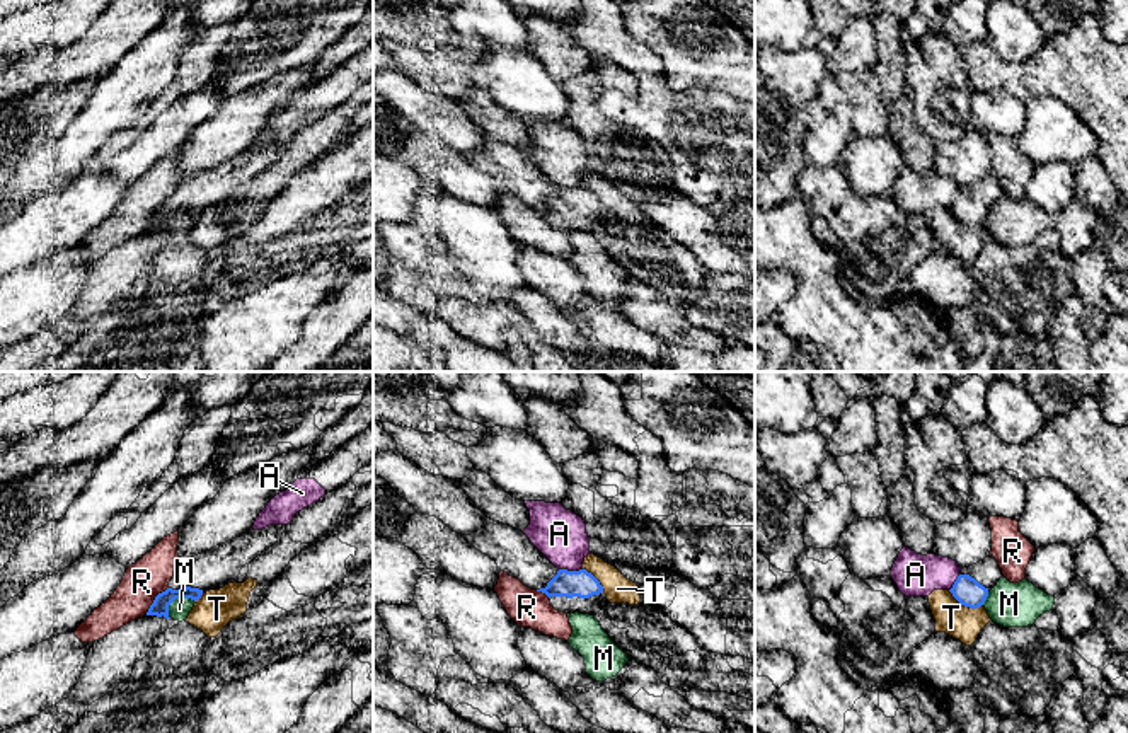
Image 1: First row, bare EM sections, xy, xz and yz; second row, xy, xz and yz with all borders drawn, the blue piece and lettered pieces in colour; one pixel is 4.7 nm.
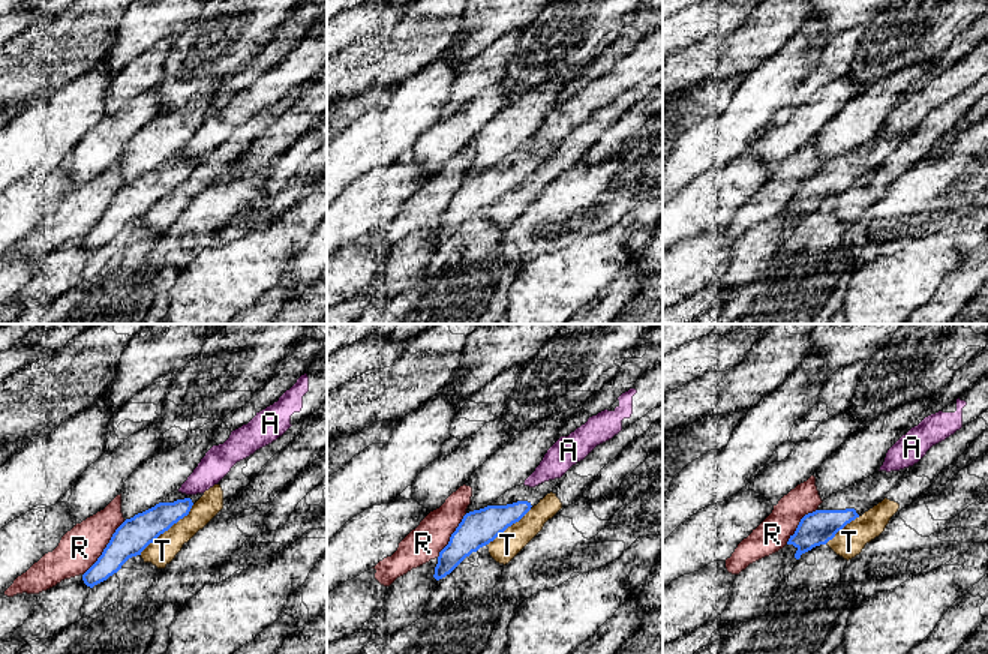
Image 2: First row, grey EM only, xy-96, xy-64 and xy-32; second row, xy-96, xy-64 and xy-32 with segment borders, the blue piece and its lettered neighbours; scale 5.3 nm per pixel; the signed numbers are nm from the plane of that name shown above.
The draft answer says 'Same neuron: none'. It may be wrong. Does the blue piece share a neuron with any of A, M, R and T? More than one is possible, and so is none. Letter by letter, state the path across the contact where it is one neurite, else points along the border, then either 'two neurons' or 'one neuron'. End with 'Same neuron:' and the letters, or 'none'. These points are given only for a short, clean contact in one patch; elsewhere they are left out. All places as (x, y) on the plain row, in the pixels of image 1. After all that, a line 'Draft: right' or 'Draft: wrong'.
A: two neurons
M: along xy (195, 219), (176, 217), (169, 224), (167, 234) | two neurons
R: two neurons
T: two neurons
Same neuron: none
Draft: right

